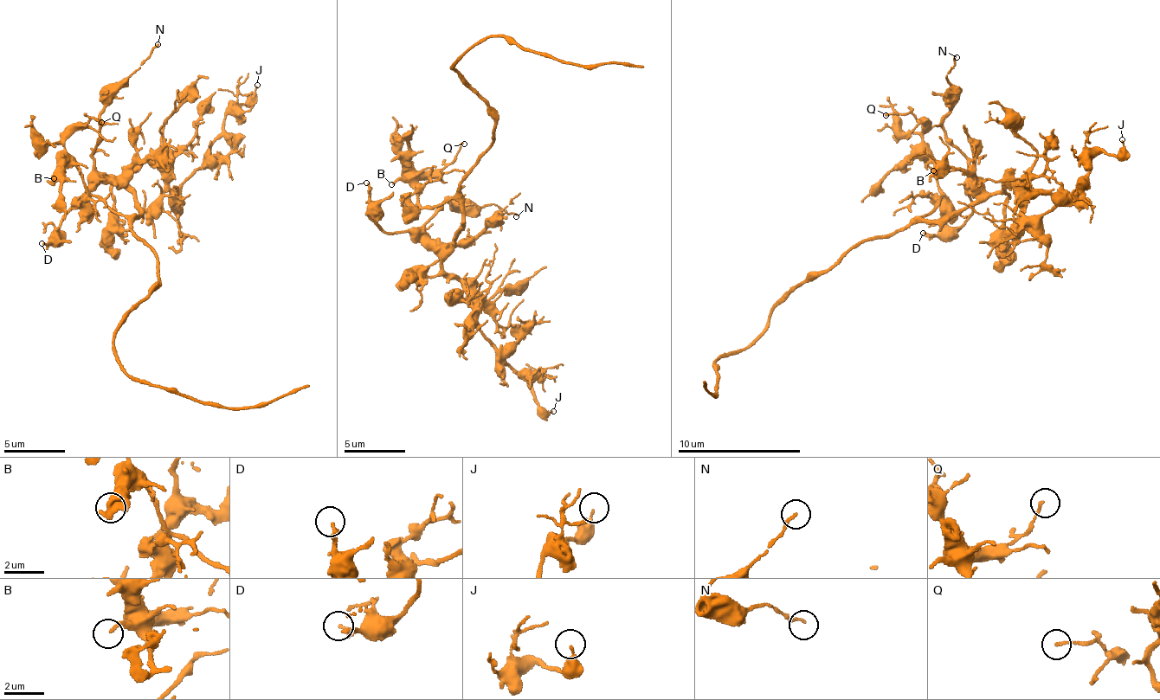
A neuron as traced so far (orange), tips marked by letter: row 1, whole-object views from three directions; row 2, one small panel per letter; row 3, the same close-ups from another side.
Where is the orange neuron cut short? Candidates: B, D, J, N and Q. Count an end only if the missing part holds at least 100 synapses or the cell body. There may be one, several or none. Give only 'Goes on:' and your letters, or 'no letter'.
Goes on: no letter

